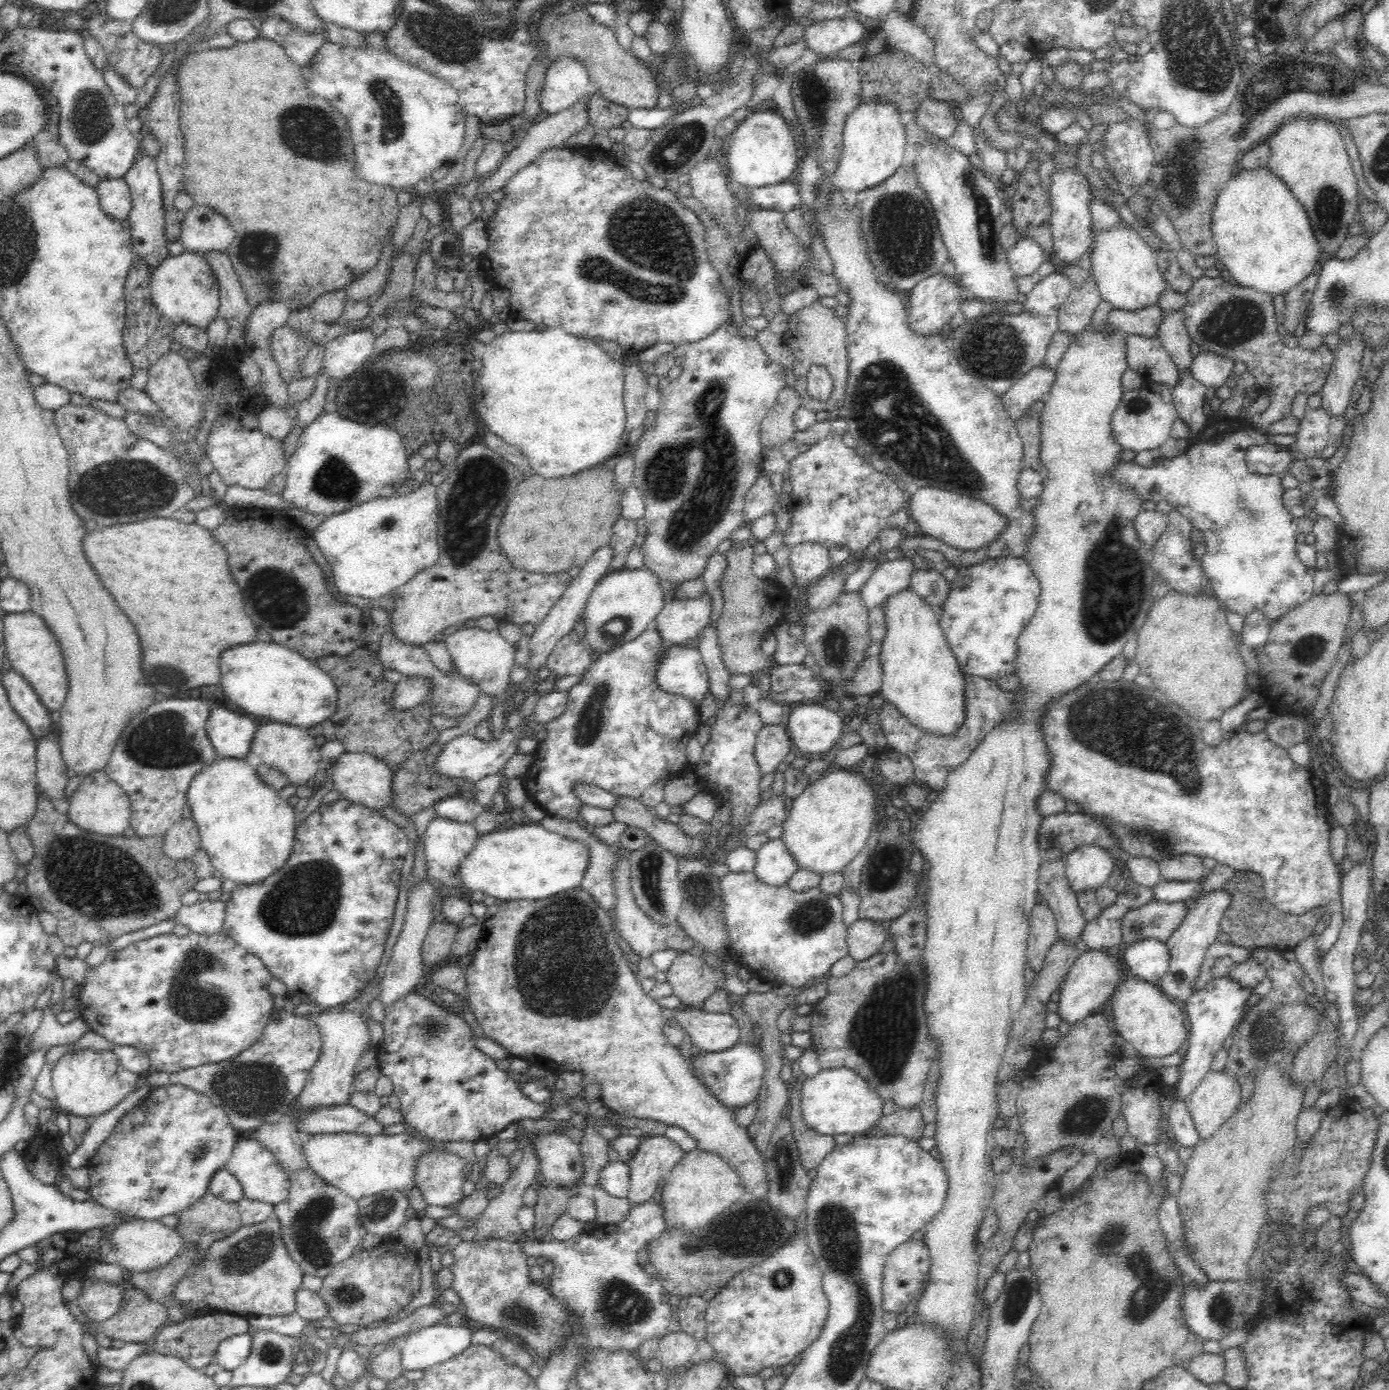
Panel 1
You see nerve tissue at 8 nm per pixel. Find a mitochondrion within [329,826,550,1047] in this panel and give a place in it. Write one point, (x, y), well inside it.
(432, 1029)

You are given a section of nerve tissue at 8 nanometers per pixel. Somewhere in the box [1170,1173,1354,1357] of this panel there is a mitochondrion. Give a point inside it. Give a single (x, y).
(1223, 1307)

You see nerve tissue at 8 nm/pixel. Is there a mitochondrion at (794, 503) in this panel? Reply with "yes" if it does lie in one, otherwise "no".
no

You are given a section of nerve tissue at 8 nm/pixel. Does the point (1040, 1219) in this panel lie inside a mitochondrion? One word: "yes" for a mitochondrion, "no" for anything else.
no

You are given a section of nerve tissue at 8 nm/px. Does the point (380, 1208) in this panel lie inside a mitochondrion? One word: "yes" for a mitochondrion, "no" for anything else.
yes

